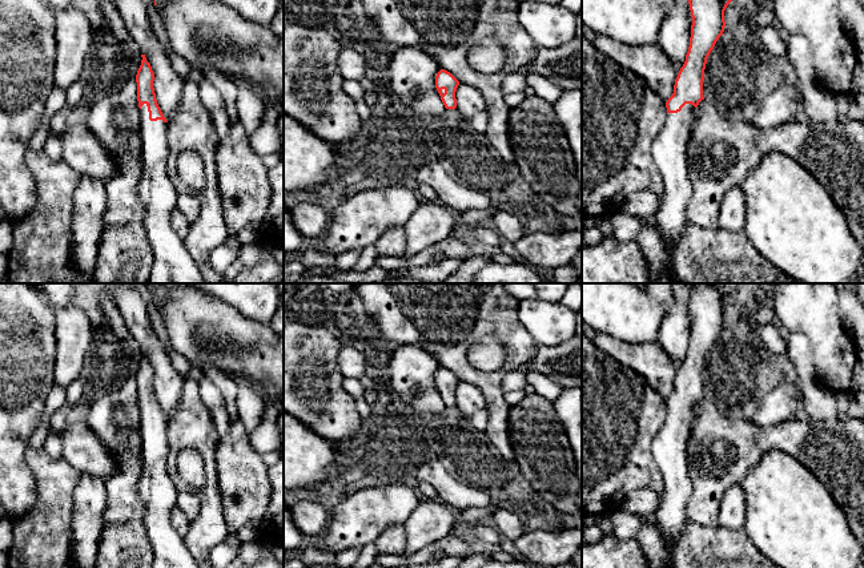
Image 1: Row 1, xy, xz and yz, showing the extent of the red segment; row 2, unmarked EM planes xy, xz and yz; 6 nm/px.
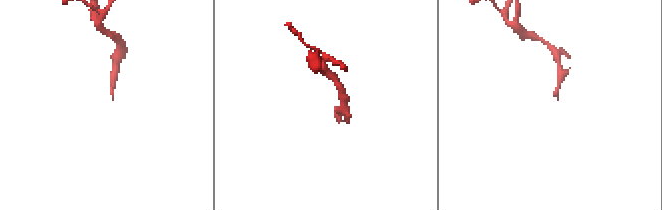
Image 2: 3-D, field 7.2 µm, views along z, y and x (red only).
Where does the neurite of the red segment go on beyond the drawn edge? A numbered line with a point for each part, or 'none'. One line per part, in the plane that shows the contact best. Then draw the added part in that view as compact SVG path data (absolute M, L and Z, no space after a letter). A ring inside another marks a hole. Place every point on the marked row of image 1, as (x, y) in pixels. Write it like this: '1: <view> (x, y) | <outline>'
1: xy (172, 264) | M146 104L140 114L138 197L145 208L142 225L153 254L148 283L208 283L170 223L178 193L168 174L166 122L150 121Z

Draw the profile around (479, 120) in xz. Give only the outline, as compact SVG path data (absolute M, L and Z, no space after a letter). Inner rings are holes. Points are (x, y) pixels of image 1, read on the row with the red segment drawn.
M481 110L475 113L471 118L470 122L474 128L475 132L485 134L487 129L487 122L489 122L489 116L486 110Z

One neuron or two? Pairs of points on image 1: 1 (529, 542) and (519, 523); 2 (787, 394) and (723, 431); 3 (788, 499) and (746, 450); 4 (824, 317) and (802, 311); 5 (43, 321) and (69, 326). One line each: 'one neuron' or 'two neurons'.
1: two neurons
2: two neurons
3: two neurons
4: one neuron
5: two neurons

